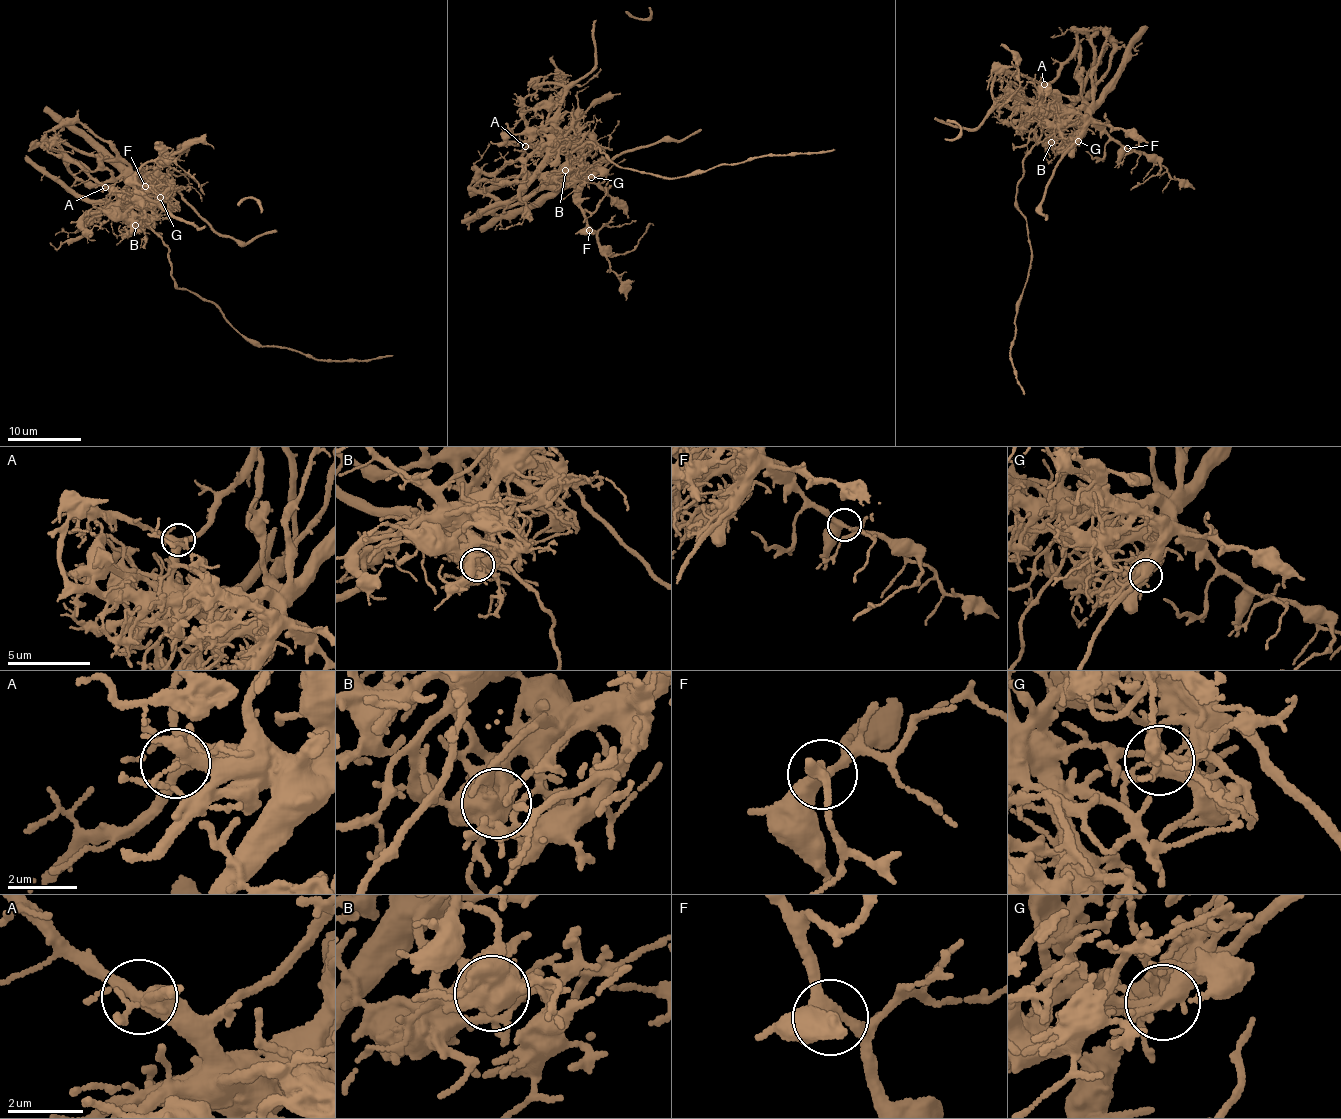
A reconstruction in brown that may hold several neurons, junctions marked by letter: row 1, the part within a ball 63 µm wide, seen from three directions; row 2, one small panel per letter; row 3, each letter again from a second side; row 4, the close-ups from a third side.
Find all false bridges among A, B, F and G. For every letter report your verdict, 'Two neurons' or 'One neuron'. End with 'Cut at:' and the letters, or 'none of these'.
A: One neuron
B: Two neurons
F: One neuron
G: Two neurons
Cut at: B, G

